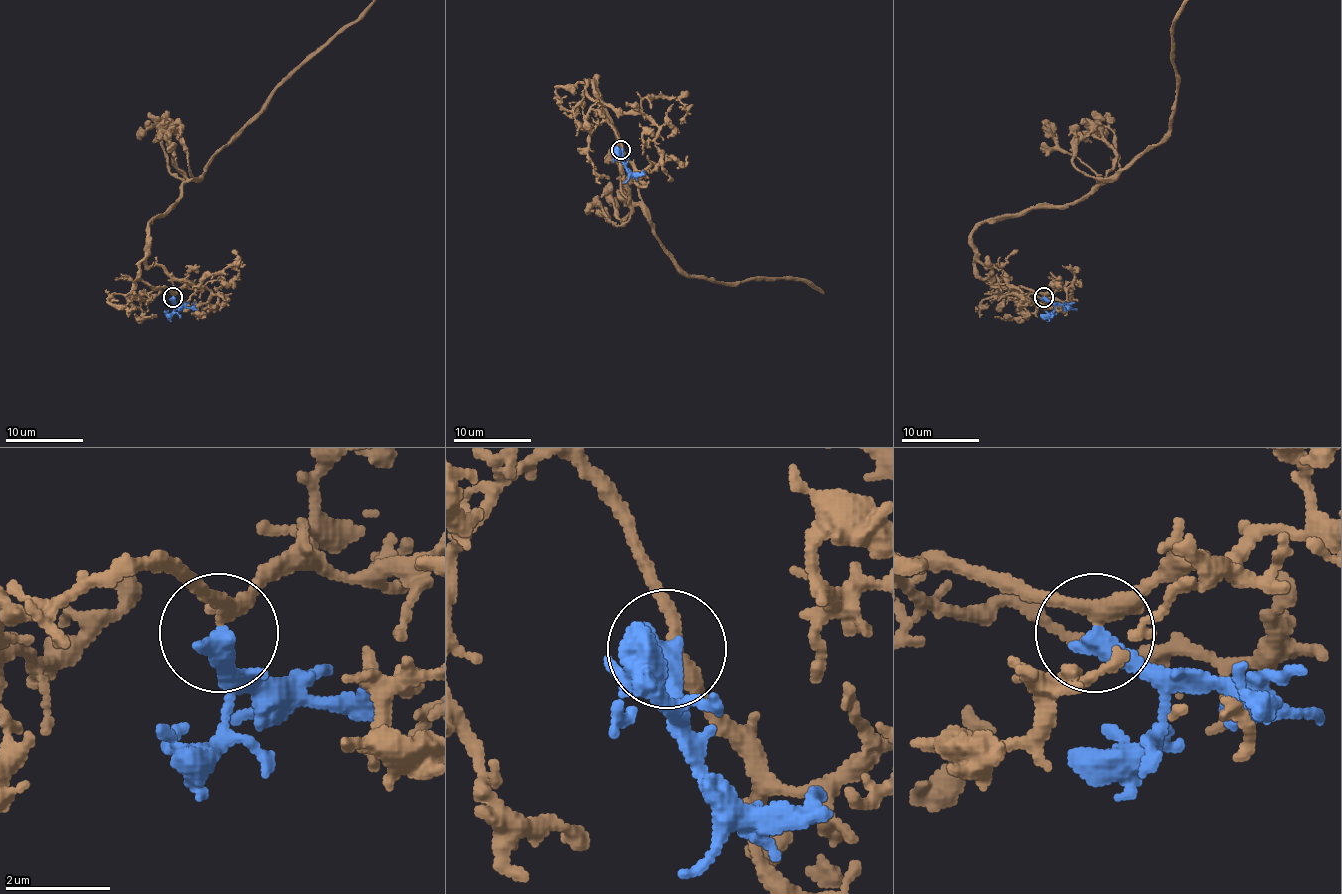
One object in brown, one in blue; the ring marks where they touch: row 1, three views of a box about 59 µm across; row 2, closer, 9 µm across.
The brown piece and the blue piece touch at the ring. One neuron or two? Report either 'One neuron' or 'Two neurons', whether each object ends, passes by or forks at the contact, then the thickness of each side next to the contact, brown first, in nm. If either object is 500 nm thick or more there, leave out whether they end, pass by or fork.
One neuron. At the ring brown passes by. At the ring blue ends. Thickness 300 nm (brown) against 460 nm

